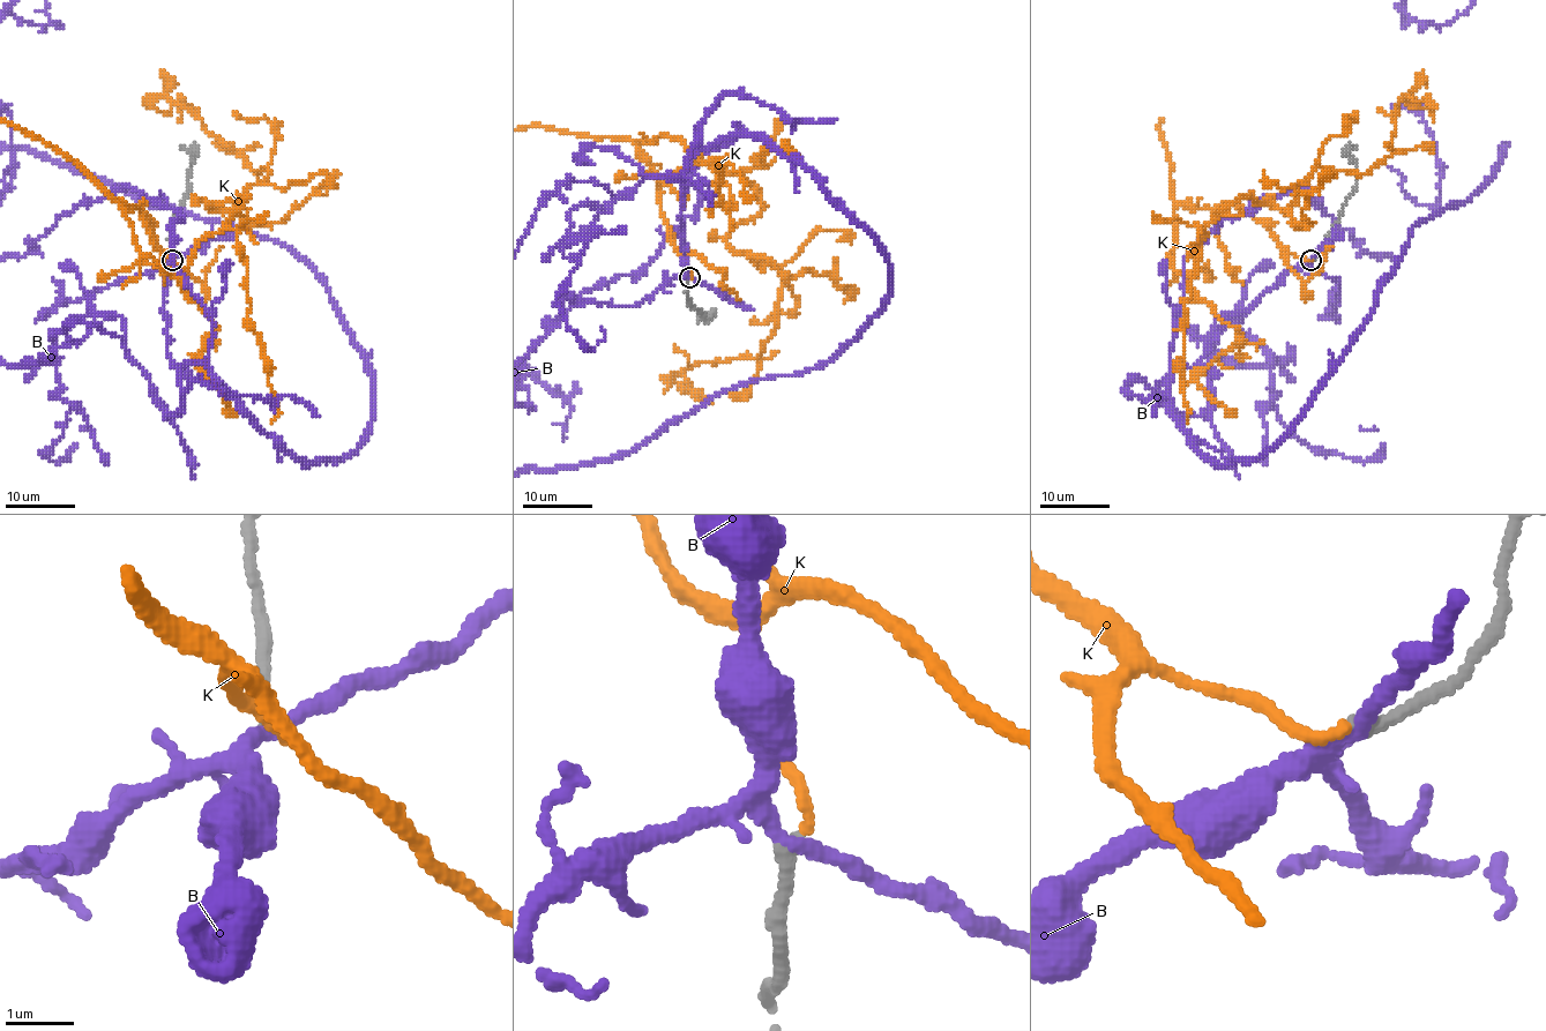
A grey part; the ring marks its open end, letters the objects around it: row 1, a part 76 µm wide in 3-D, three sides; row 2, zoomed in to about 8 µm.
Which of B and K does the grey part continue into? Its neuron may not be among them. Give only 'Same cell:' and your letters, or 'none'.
Same cell: K

